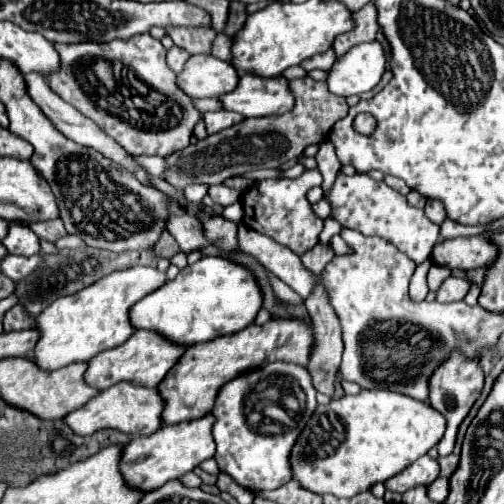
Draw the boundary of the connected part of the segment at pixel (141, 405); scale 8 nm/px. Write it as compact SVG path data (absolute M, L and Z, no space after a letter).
M118 383L110 389L102 391L98 397L90 399L80 407L78 411L72 411L66 415L64 421L68 421L68 427L76 435L92 435L98 429L118 429L124 433L140 433L140 435L152 435L162 427L162 411L164 411L164 399L158 391L158 387L138 387L134 383Z

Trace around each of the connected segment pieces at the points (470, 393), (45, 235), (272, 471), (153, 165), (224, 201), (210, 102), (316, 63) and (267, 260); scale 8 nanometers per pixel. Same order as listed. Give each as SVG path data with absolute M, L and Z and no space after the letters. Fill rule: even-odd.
M460 351L456 355L450 355L438 369L436 373L430 377L430 405L440 411L448 423L444 437L440 439L440 443L436 445L438 455L446 457L454 451L454 443L456 443L456 433L460 423L464 421L464 417L468 415L468 411L472 409L474 401L480 397L482 385L484 385L484 372L480 365L481 357L469 359L462 355Z
M60 217L58 219L42 221L42 223L26 223L26 227L30 227L40 239L48 239L48 241L56 241L58 237L64 237L66 235Z
M270 363L270 365L264 365L264 367L260 367L260 369L254 369L254 371L248 371L248 373L244 373L244 375L240 375L238 379L232 379L232 381L228 381L228 383L226 383L226 385L224 385L224 387L220 389L220 393L218 393L218 397L216 397L216 403L214 403L214 409L212 409L212 415L216 417L216 423L214 423L214 441L216 441L216 457L214 457L214 459L216 459L216 463L218 463L218 469L220 469L220 473L226 473L226 475L230 475L230 477L232 477L232 479L234 479L234 481L236 481L238 485L242 485L242 487L244 487L244 489L248 489L248 491L274 491L274 489L278 489L278 487L282 487L284 483L288 483L288 481L292 479L292 469L290 469L290 449L294 447L294 439L298 439L299 435L302 432L302 427L304 427L304 425L308 423L308 419L310 419L310 415L314 413L314 409L316 409L316 391L314 391L314 385L312 384L312 378L310 376L310 373L308 373L308 371L304 369L304 367L300 367L300 365L292 365L292 363ZM272 377L278 377L278 379L282 379L282 377L286 377L286 379L290 378L288 379L288 381L292 381L292 393L296 395L296 399L298 399L300 403L302 403L302 395L304 395L304 415L303 417L302 417L302 409L300 409L300 413L292 413L292 411L286 411L286 409L284 409L284 407L280 405L280 401L268 401L268 397L264 397L264 401L262 401L260 397L256 397L256 393L258 393L258 391L256 391L256 387L258 387L258 385L262 385L262 383L266 383L266 381L268 381L268 379L272 379Z
M134 155L134 161L138 161L138 163L142 163L144 165L144 169L148 169L152 175L156 175L156 177L160 177L162 175L162 171L166 169L166 163L160 159L160 157L146 157L146 155Z
M214 185L208 189L208 195L214 197L214 203L218 205L230 205L230 203L236 203L240 199L240 193L236 189L230 189L226 185Z
M194 99L194 107L198 107L198 111L206 113L206 111L220 111L220 101L218 99Z
M330 49L330 51L318 53L318 55L302 61L302 67L306 71L312 71L312 69L324 69L324 71L328 71L334 65L334 61L336 61L336 55L334 55L334 49Z
M238 225L238 243L242 243L242 251L254 255L266 269L270 269L280 281L292 287L302 299L308 297L308 287L312 289L316 279L306 271L300 257L290 249L274 243L274 239L246 227Z

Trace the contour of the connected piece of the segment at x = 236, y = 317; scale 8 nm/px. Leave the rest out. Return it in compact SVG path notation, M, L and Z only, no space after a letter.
M202 257L198 263L186 265L176 279L140 299L130 309L130 319L136 329L158 331L178 345L196 345L246 329L254 323L260 307L260 285L244 265L224 257Z

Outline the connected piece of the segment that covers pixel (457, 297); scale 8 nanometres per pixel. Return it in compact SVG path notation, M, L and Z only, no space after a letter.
M448 277L442 287L436 293L436 301L440 303L452 303L452 301L462 301L470 289L470 283L462 277Z

